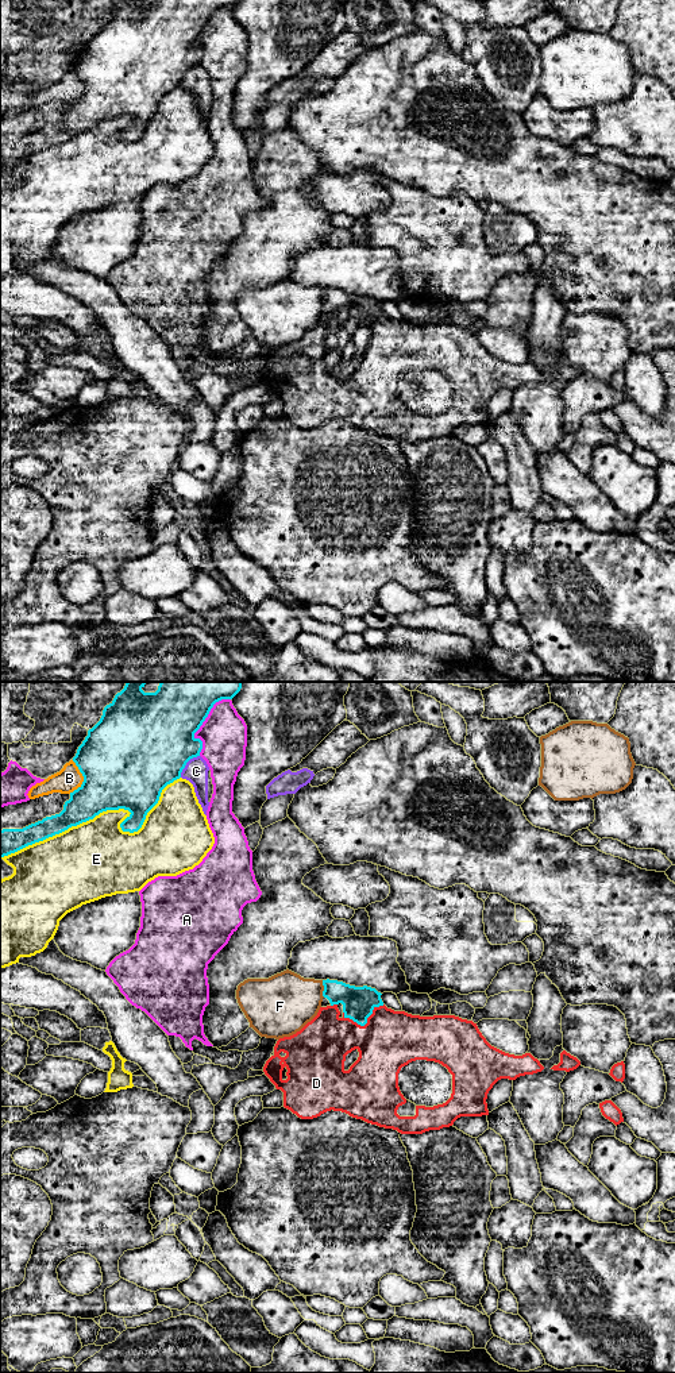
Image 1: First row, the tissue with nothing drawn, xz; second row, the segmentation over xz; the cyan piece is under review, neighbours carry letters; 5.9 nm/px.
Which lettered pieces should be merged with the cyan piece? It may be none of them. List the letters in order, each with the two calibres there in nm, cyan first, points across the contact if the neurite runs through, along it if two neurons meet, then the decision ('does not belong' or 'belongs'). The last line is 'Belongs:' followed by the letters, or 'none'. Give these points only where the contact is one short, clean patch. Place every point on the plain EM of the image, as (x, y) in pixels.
A: 400 nm thick on the cyan side, 280 nm on the other; does not belong
B: 500 nm thick on the cyan side, 150 nm on the other; does not belong
C: 500 nm thick on the cyan side, 140 nm on the other; does not belong
D: 190 nm thick on the cyan side, 360 nm on the other; belongs
E: 460 nm thick on the cyan side, 360 nm on the other; does not belong
F: 190 nm thick on the cyan side, 360 nm on the other; does not belong
Belongs: D

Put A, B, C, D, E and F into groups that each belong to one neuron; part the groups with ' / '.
A / B / C / D / E / F

